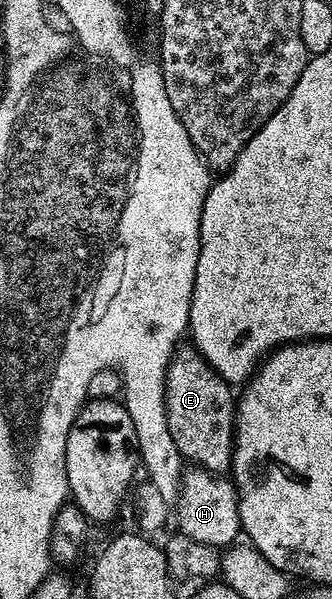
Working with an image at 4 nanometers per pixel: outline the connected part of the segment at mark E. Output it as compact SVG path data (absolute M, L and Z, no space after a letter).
M181 346L174 351L165 377L167 428L182 459L216 476L232 467L236 401L231 390L230 383L222 380L194 347Z

